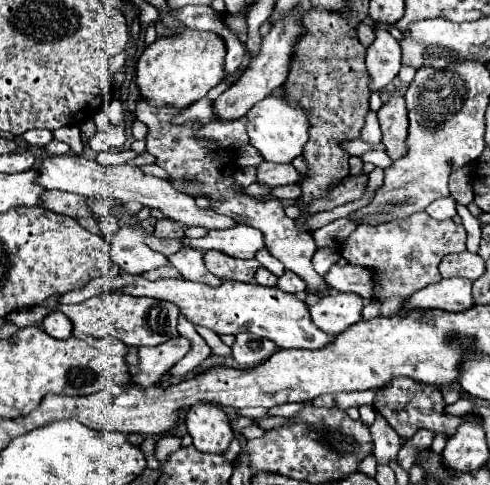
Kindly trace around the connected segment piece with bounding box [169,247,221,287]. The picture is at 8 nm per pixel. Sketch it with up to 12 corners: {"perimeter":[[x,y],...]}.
{"perimeter":[[183,249],[169,263],[187,279],[211,287],[221,283],[203,265],[203,251]]}

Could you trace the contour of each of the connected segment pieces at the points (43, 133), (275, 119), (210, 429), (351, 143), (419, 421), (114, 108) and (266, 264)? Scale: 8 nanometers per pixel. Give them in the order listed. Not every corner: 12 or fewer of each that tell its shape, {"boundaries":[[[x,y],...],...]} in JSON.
{"boundaries":[[[47,129],[25,131],[23,137],[29,145],[45,145],[53,139]],[[269,95],[247,113],[249,143],[291,163],[309,139],[307,113]],[[197,403],[185,417],[193,447],[227,451],[229,417],[211,403]],[[361,137],[341,143],[349,157],[361,157],[379,145],[365,143]],[[393,379],[373,407],[401,439],[419,429],[453,437],[463,419],[445,415],[435,385]],[[113,99],[103,108],[113,125],[124,122],[122,102]],[[267,248],[256,253],[261,266],[275,276],[283,275],[285,268]]]}

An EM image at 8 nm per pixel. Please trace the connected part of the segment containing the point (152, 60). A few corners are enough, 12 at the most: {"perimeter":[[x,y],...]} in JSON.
{"perimeter":[[187,29],[145,47],[139,97],[185,109],[225,79],[225,43]]}

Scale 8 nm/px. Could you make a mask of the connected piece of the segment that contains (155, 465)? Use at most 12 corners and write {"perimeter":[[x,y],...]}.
{"perimeter":[[146,438],[141,449],[151,469],[159,469],[154,456],[156,441]]}

